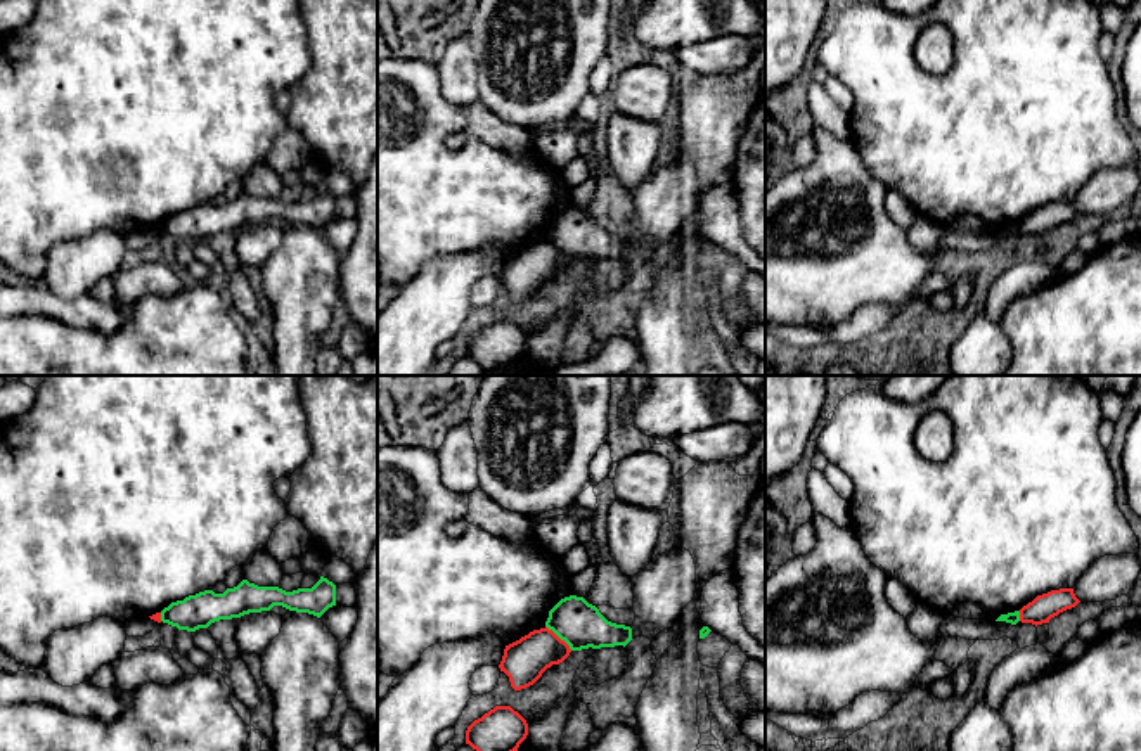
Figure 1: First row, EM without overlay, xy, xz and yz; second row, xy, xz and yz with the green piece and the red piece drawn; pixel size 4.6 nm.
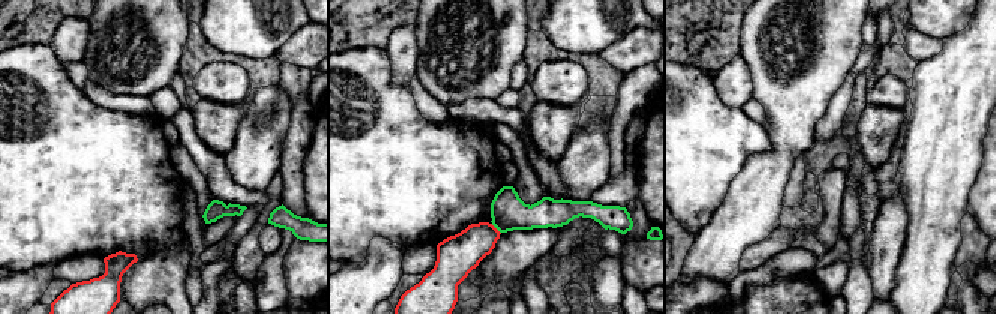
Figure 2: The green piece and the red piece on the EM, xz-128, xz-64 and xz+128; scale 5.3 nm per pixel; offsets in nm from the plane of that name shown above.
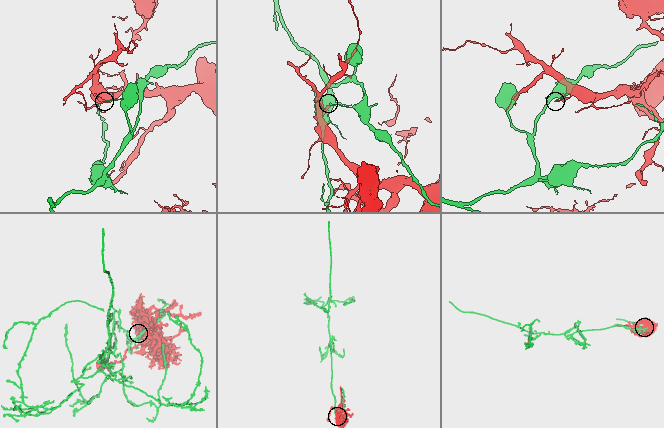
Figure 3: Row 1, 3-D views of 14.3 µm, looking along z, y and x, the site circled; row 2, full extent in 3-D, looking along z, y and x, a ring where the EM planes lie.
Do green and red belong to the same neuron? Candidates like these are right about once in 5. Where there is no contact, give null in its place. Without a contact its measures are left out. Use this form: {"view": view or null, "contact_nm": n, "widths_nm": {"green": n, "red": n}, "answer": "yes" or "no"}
{"view": "xz", "contact_nm": 170, "widths_nm": {"green": 220, "red": 200}, "answer": "no"}

